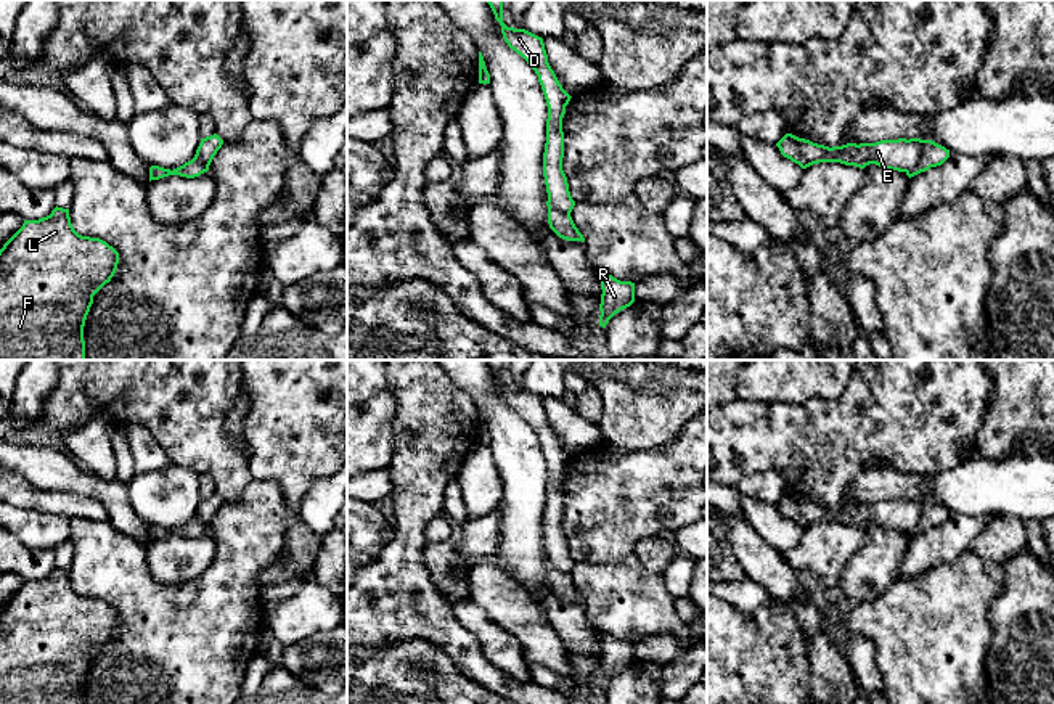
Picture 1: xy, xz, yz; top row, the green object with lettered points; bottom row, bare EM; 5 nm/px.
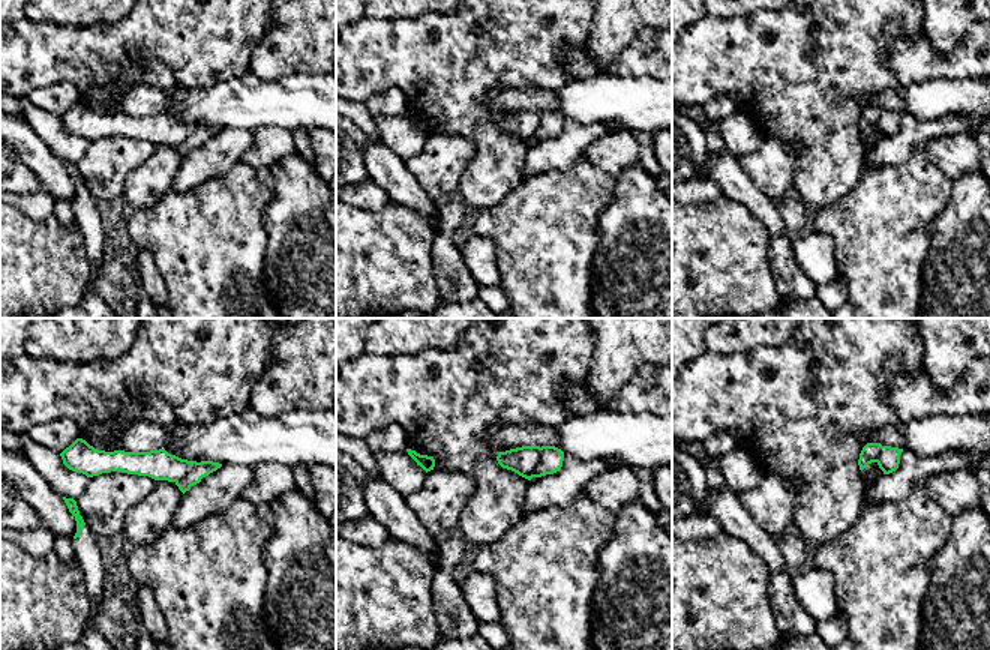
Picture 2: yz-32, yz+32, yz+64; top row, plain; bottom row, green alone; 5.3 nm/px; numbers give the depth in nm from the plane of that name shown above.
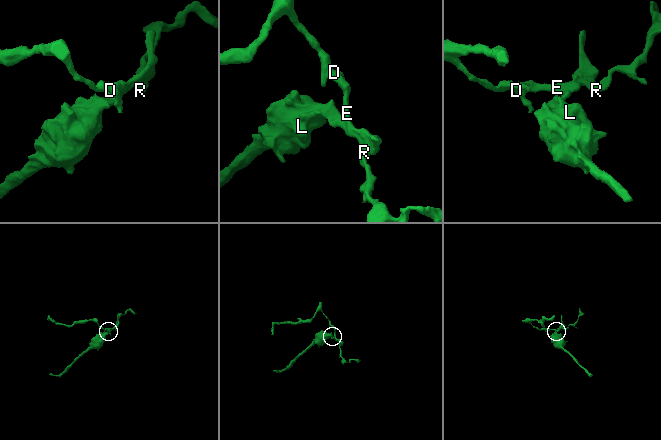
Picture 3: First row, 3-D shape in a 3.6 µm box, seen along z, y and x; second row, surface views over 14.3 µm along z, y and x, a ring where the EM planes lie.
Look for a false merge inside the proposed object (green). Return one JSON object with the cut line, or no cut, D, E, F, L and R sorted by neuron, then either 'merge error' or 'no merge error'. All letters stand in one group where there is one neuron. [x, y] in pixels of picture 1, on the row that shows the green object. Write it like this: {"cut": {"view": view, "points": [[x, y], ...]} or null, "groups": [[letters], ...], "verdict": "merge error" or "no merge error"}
{"cut": {"view": "yz", "points": [[924, 140], [919, 161], [906, 172]]}, "groups": [["D", "E"], ["F", "L", "R"]], "verdict": "merge error"}

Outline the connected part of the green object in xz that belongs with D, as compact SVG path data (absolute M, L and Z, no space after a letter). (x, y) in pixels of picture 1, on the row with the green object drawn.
M487 0L487 3L501 26L501 34L508 47L521 55L538 76L548 106L546 143L543 153L546 193L556 211L570 215L575 201L570 196L567 177L562 170L562 117L572 96L562 88L554 71L551 69L543 39L525 29L508 27L503 23L503 0Z

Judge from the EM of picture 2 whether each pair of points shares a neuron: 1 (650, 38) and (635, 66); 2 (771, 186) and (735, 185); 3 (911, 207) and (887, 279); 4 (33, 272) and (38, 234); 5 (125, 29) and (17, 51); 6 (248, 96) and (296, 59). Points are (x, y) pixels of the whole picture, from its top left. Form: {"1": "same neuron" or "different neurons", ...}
{"1": "same neuron", "2": "different neurons", "3": "same neuron", "4": "same neuron", "5": "same neuron", "6": "different neurons"}

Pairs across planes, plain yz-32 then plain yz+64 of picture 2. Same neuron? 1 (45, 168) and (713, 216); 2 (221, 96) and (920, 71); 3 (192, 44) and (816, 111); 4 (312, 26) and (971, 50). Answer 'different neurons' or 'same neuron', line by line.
1: different neurons
2: different neurons
3: same neuron
4: different neurons

